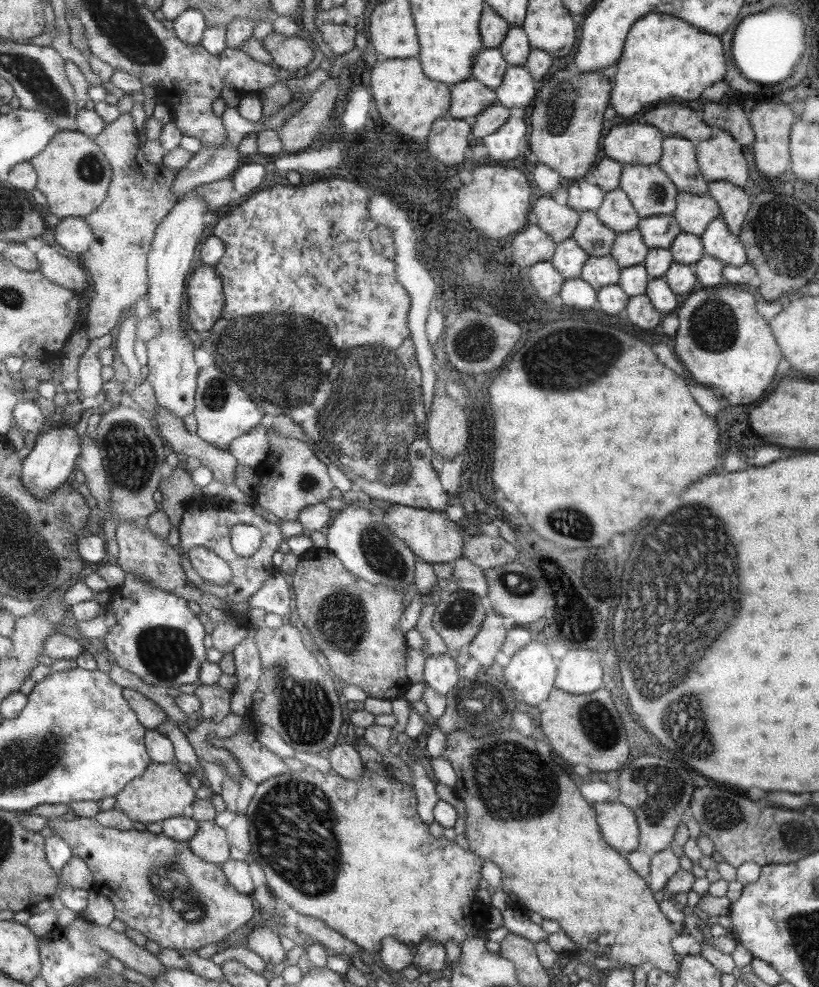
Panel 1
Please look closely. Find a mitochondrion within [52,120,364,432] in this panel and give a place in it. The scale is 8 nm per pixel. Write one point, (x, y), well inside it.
(215, 395)

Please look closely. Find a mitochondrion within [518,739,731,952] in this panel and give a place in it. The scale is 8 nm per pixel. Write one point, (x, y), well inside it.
(659, 792)

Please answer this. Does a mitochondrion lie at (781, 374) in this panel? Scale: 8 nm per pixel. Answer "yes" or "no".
no

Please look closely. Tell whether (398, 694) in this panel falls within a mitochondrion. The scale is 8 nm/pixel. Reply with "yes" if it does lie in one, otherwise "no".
no

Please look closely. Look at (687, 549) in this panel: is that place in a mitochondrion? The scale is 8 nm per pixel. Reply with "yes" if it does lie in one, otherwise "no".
yes

